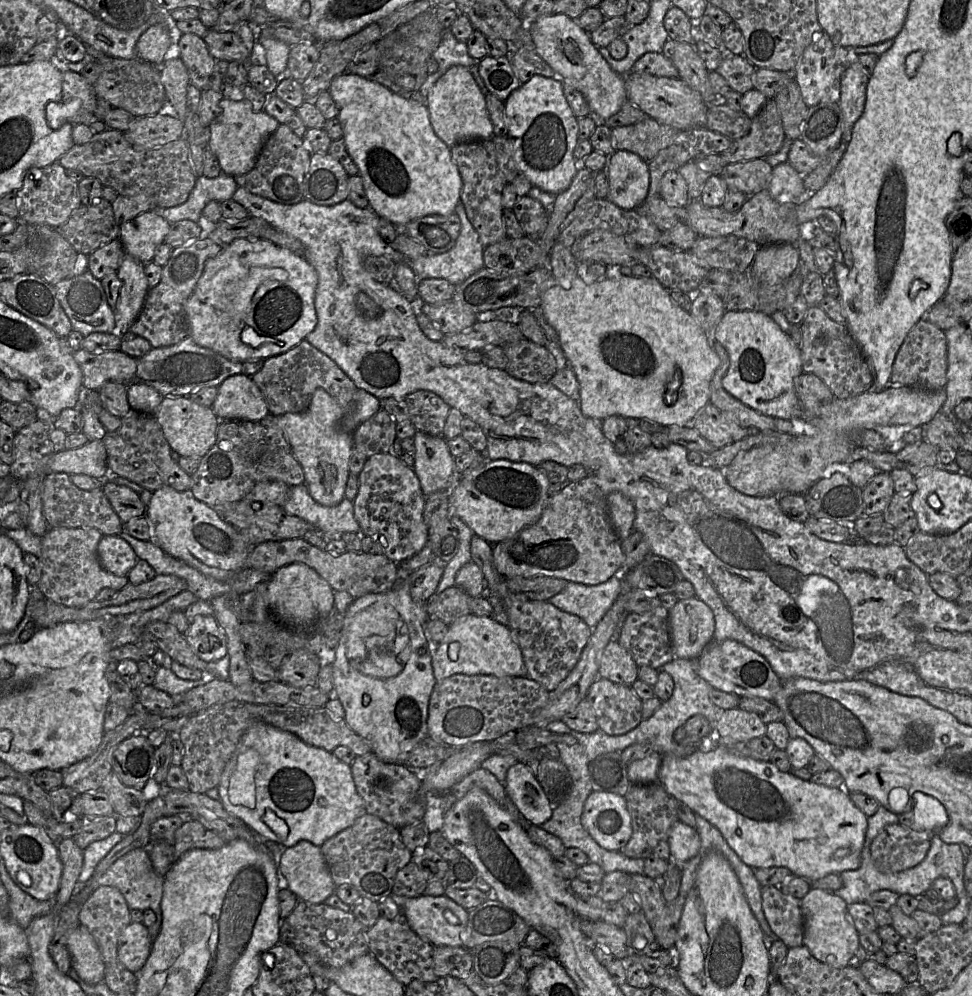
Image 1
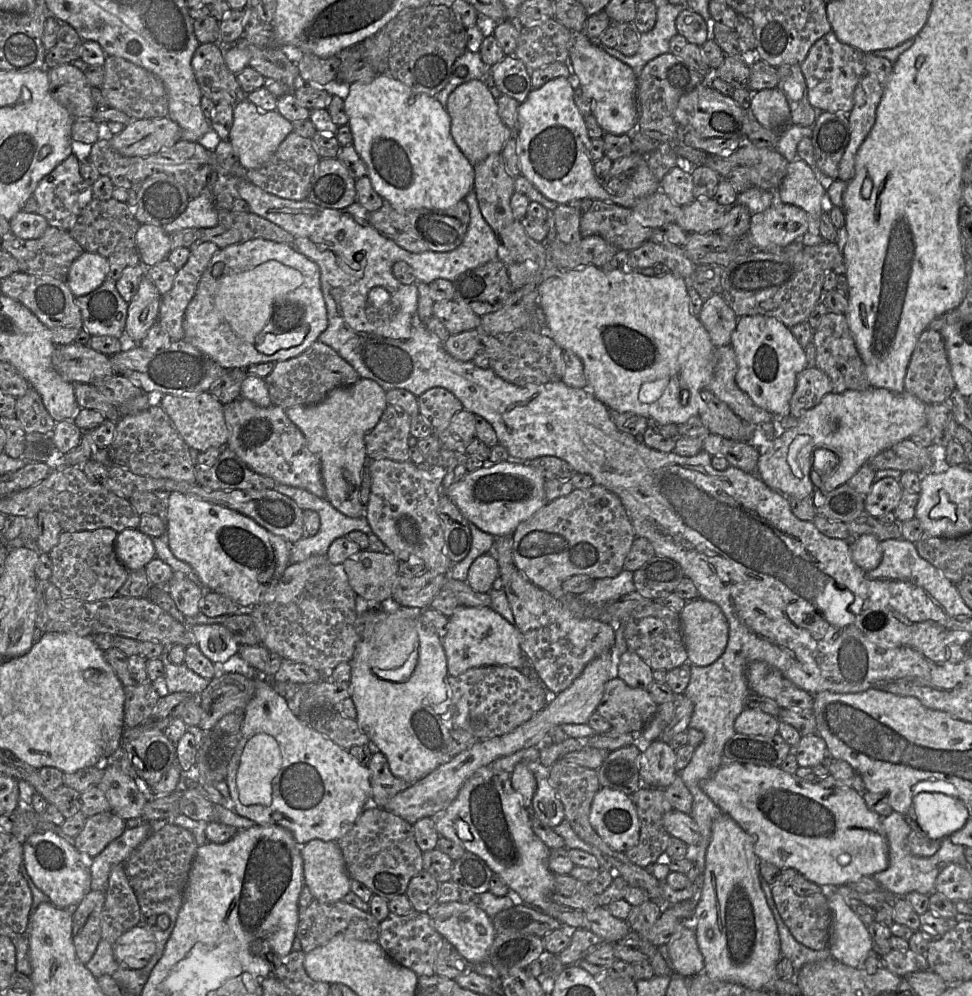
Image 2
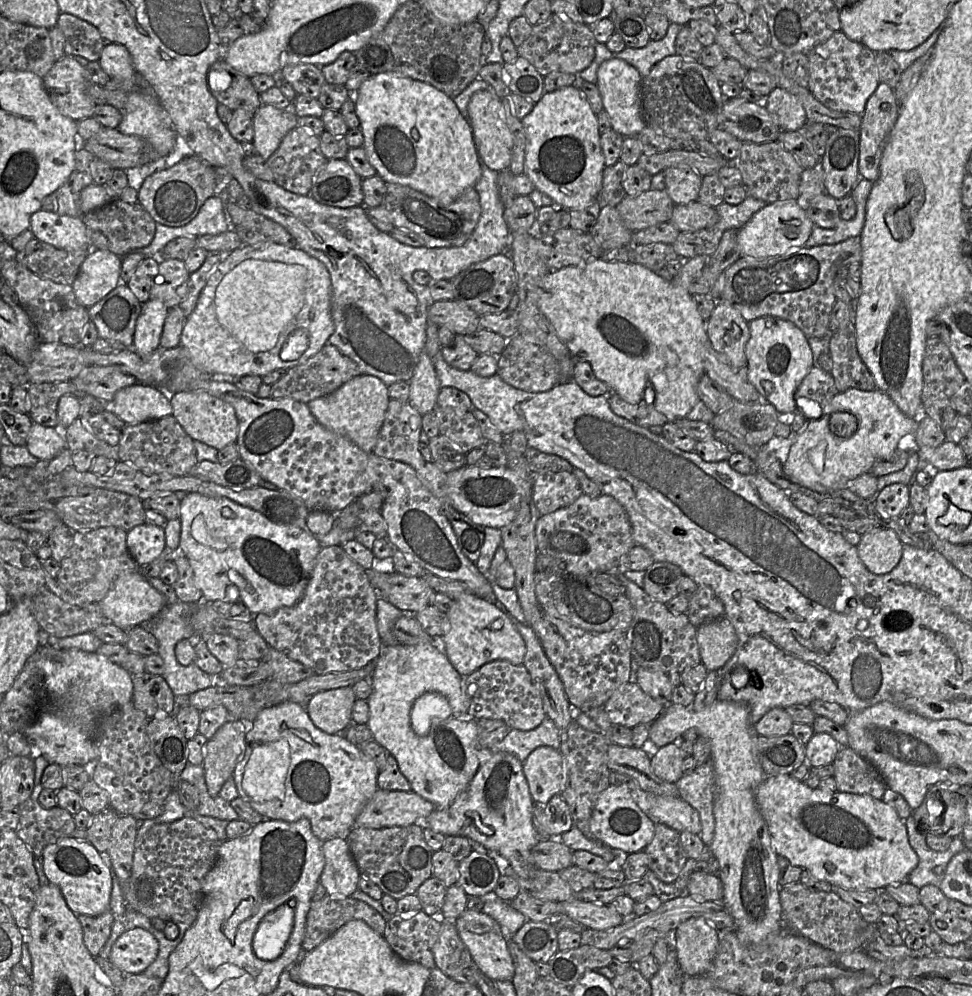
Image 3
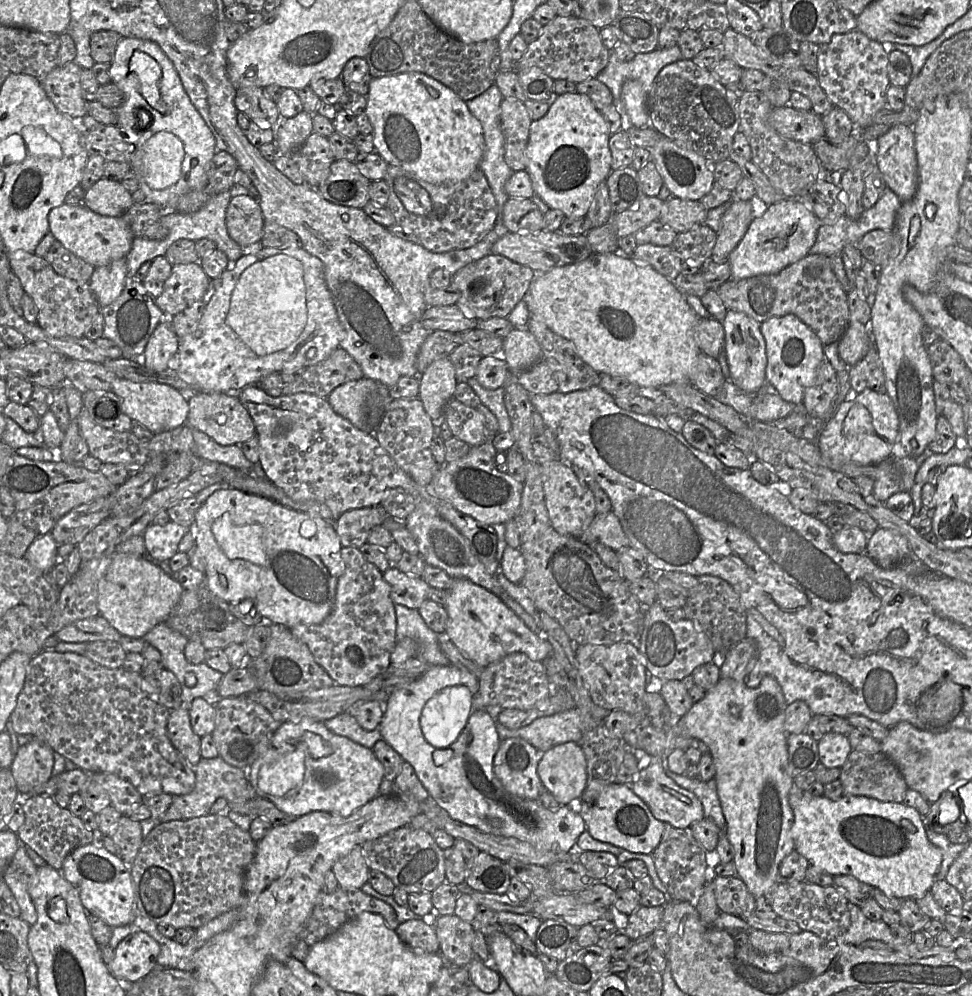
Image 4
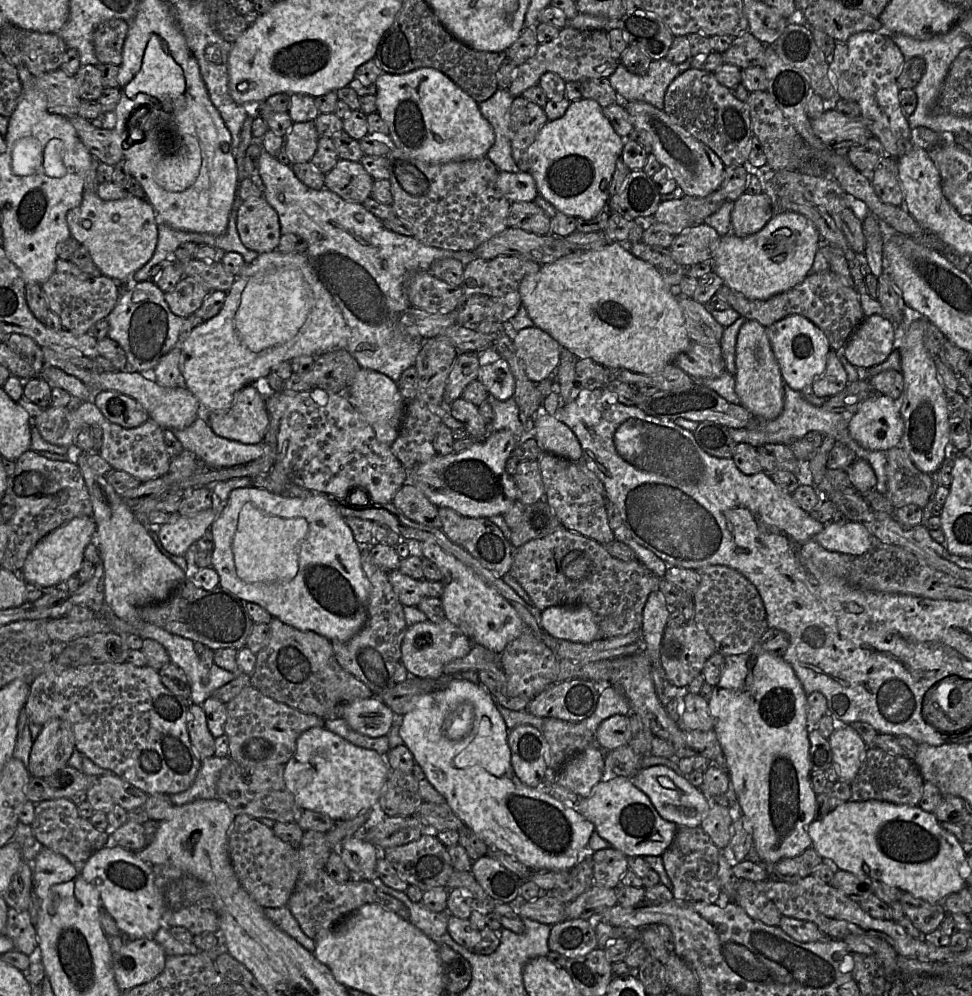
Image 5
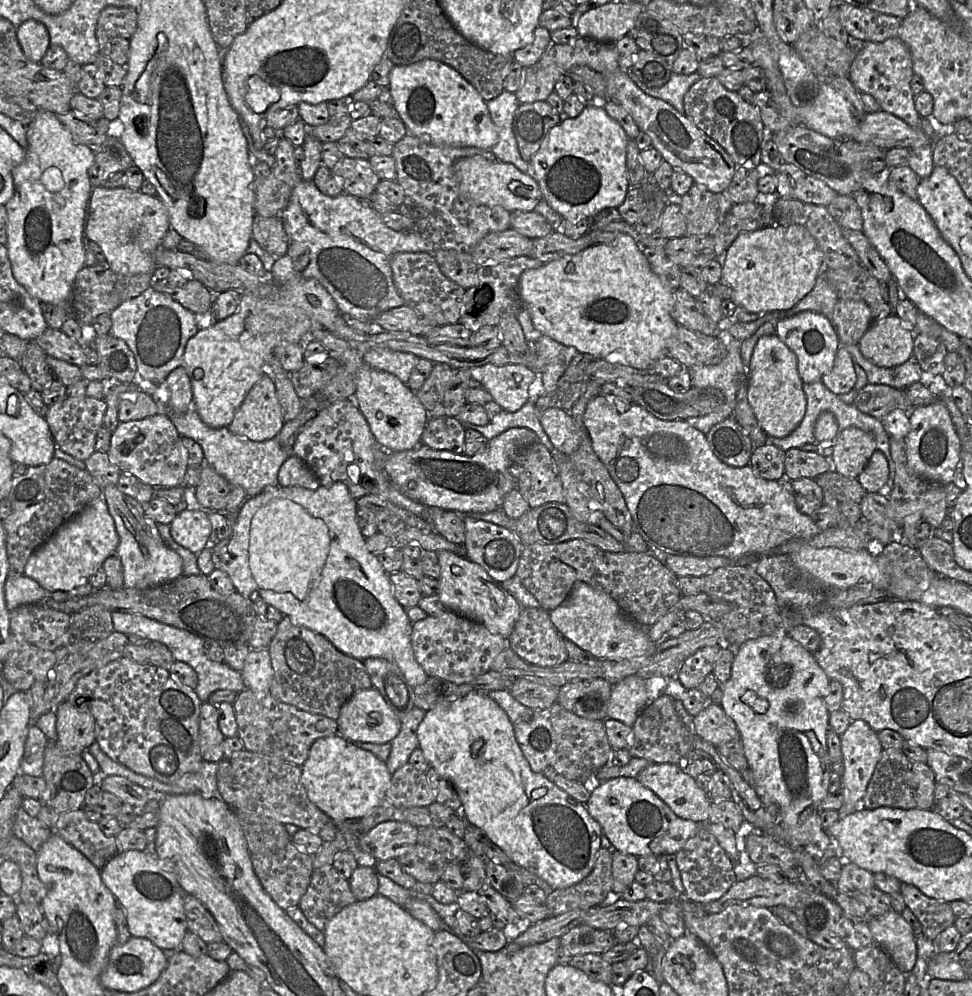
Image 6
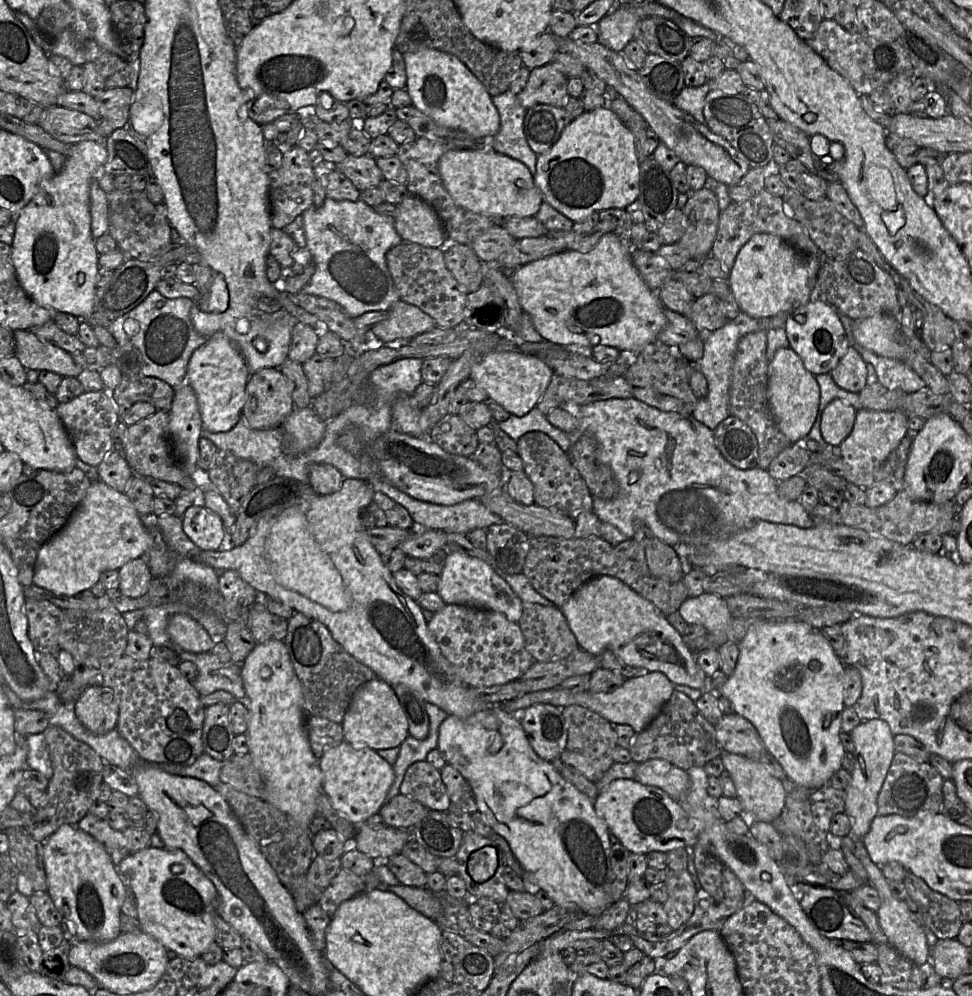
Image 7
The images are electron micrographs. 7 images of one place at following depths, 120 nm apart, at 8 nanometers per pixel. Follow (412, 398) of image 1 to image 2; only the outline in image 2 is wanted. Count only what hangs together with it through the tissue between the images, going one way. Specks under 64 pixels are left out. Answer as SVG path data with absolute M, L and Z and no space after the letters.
M436 387L417 397L419 414L421 414L435 431L442 431L452 417L462 411L461 401L450 391Z

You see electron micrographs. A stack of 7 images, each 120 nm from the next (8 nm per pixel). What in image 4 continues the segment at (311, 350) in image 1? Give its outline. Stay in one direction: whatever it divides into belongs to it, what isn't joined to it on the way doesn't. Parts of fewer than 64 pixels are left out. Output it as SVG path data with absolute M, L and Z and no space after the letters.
M338 347L327 358L307 367L298 378L285 384L282 395L308 393L327 398L336 387L363 377L357 362Z

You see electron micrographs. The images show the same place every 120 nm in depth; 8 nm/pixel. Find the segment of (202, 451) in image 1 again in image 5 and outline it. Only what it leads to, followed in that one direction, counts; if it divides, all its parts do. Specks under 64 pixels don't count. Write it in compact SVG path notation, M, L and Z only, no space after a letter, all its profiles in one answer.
M254 384L238 391L228 409L205 411L205 419L216 435L243 444L262 443L270 424L265 397Z

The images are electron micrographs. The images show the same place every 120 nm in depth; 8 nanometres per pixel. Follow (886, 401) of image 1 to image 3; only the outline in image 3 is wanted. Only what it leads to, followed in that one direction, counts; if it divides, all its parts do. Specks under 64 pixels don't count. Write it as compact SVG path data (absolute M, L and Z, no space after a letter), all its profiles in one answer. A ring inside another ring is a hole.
M850 388L838 392L832 398L821 418L806 421L790 447L782 469L792 482L804 487L844 489L858 476L869 472L877 461L888 457L900 445L910 442L917 426L918 418L905 415L895 402L878 388L872 391ZM835 412L847 412L856 418L857 429L852 436L837 437L831 432L829 421Z

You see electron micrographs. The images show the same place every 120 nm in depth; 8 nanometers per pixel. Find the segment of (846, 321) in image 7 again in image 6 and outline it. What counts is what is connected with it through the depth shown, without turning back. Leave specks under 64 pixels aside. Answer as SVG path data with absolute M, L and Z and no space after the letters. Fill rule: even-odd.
M821 274L816 279L813 289L792 309L785 311L791 316L803 311L814 311L831 318L833 308L839 298L832 284ZM858 344L845 347L852 355L854 361L865 370L868 382L871 384L884 384L905 389L911 384L920 382L921 380L923 370L914 356L911 356L902 364L882 367L866 359L861 353Z

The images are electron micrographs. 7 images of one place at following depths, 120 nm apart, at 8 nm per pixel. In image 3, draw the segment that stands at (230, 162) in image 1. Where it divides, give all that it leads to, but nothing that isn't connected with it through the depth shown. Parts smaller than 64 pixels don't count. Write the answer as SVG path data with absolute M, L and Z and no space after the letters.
M269 105L260 106L252 114L252 144L258 155L267 160L278 149L286 135L297 127L298 118L292 109L280 110Z

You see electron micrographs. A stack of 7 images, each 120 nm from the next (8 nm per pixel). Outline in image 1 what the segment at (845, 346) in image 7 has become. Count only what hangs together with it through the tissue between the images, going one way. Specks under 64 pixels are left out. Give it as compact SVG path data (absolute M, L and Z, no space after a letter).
M726 311L714 336L730 358L728 371L722 379L723 388L730 395L764 415L804 420L796 395L796 378L804 372L801 351L769 315L758 311Z

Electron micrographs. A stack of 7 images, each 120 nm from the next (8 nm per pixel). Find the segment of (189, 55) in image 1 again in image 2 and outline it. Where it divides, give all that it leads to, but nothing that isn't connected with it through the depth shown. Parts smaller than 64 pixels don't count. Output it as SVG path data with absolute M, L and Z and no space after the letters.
M202 43L197 47L192 57L191 65L203 95L216 103L236 105L246 100L247 94L238 83L236 74L227 68L224 62L223 52L224 49L217 43Z

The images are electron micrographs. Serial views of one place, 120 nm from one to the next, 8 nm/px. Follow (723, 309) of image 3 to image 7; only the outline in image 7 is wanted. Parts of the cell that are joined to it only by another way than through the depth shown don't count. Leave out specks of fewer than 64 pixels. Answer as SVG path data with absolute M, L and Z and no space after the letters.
M779 348L769 360L768 403L779 430L792 443L807 436L818 415L820 388L815 376L804 366L798 354L788 348Z

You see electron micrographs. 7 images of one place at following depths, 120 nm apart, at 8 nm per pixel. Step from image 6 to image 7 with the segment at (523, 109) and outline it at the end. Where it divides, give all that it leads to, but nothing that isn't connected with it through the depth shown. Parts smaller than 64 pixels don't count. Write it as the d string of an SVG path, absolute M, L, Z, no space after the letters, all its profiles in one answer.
M536 105L526 109L523 130L529 147L538 156L559 139L573 119L563 109L551 105Z

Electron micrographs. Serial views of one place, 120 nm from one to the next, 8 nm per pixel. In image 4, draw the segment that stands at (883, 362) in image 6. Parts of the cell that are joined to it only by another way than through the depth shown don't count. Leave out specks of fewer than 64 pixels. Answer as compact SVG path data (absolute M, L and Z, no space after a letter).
M853 322L848 324L838 341L839 356L846 364L853 366L864 358L871 346L869 325Z

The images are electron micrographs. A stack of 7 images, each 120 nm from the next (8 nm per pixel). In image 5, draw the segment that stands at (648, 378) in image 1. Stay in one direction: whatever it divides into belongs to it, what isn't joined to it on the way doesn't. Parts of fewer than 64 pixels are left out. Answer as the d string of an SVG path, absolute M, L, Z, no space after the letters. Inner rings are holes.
M744 193L733 202L731 233L746 237L760 231L772 218L772 199L766 193ZM624 243L607 244L597 251L573 252L547 265L543 265L537 273L529 274L520 283L519 292L522 305L526 308L535 327L548 333L562 347L578 358L591 359L607 369L626 369L632 372L653 375L661 372L681 352L688 349L692 341L688 336L685 318L678 302L678 297L665 282L660 272L650 263L635 257Z

